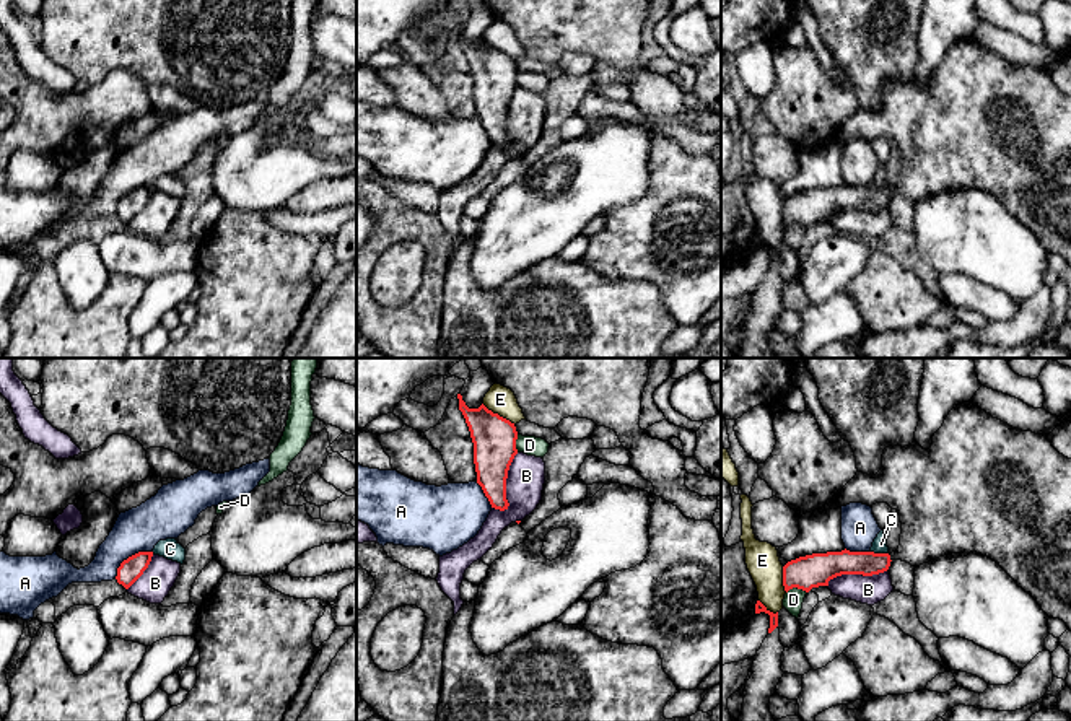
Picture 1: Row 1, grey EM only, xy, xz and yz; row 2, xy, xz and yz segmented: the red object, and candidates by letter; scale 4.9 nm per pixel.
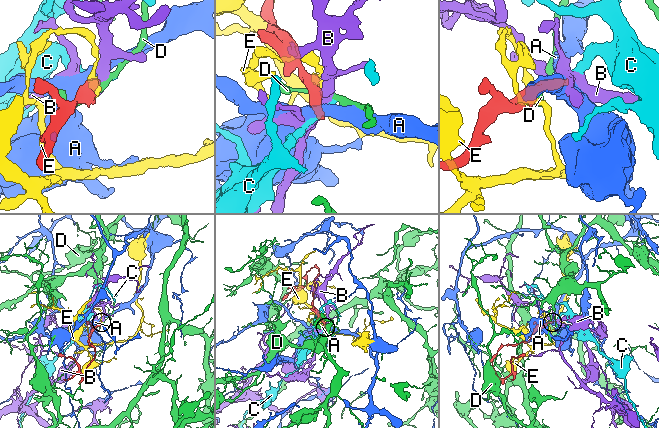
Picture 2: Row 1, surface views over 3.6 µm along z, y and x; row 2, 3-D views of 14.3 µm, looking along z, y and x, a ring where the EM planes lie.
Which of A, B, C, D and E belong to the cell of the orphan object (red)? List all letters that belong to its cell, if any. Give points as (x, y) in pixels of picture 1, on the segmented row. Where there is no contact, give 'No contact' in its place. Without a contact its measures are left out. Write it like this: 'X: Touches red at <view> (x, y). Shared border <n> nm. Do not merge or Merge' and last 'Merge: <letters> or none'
A: Touches red at xy (129, 557). Shared border 240 nm. Do not merge
B: Touches red at xz (505, 485). Shared border 300 nm. Do not merge
C: Touches red at yz (879, 554). Shared border 90 nm. Do not merge
D: Touches red at yz (796, 586). Shared border 100 nm. Do not merge
E: Touches red at xz (497, 414). Shared border 190 nm. Do not merge
Merge: none

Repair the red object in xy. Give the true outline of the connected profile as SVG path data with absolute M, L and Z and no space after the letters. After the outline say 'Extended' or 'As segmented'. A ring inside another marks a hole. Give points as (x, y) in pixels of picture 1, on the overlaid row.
M138 552L120 563L117 568L117 583L129 589L148 568L153 552Z. As segmented

